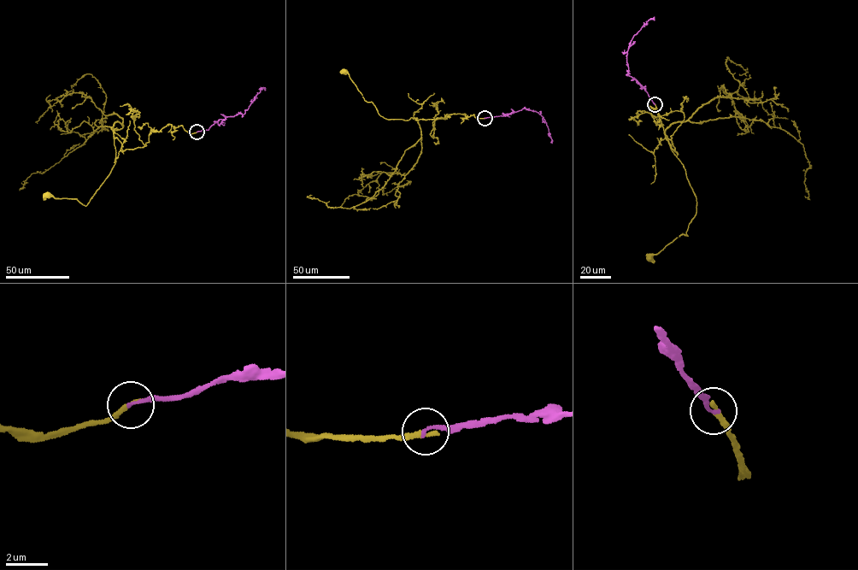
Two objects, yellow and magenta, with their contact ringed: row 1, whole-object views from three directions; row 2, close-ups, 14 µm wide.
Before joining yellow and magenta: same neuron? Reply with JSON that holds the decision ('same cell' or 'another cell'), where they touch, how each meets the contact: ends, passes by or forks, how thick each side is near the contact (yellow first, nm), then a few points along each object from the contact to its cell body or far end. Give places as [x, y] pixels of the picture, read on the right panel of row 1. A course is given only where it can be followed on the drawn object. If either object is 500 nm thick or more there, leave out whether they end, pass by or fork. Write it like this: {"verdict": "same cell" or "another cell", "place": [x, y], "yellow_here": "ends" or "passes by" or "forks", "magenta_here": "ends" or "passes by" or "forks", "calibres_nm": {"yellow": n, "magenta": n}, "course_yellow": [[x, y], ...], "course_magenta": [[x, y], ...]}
{"verdict": "same cell", "place": [655, 104], "yellow_here": "ends", "magenta_here": "ends", "calibres_nm": {"yellow": 240, "magenta": 180}, "course_yellow": [[655, 103], [657, 108], [649, 106], [652, 116], [678, 154], [670, 144], [696, 204], [687, 236], [649, 257]], "course_magenta": [[655, 103], [644, 88], [627, 74], [626, 56], [632, 37], [654, 17]]}

